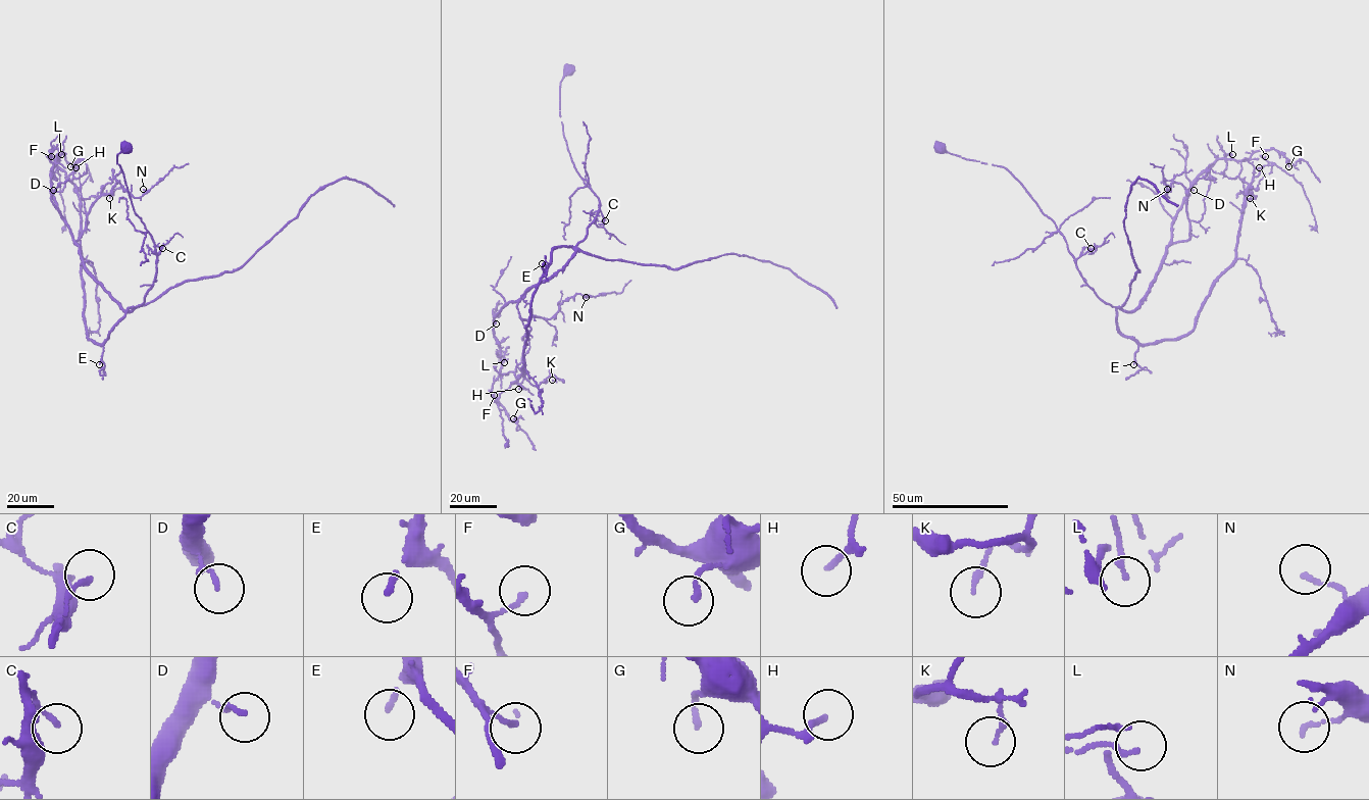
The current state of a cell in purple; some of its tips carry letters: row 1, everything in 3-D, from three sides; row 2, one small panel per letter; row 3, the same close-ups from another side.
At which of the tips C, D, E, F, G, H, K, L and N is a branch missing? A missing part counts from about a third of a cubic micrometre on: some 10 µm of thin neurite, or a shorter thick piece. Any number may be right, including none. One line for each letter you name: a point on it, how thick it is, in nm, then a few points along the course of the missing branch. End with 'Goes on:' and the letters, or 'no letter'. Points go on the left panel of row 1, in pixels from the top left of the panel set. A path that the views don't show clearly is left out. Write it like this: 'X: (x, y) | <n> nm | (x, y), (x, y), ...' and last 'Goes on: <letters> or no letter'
E: (99, 364) | 160 nm | (99, 364), (91, 374), (83, 398)
Goes on: E

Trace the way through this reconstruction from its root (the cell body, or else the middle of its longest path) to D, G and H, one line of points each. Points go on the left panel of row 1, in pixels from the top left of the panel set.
D: (125, 148), (116, 162), (156, 256), (154, 285), (131, 310), (123, 310), (85, 266), (53, 190)
G: (125, 148), (116, 162), (156, 256), (154, 285), (130, 311), (85, 266), (53, 196), (49, 151), (70, 166)
H: (125, 148), (116, 162), (156, 272), (101, 344), (85, 322), (75, 167)

